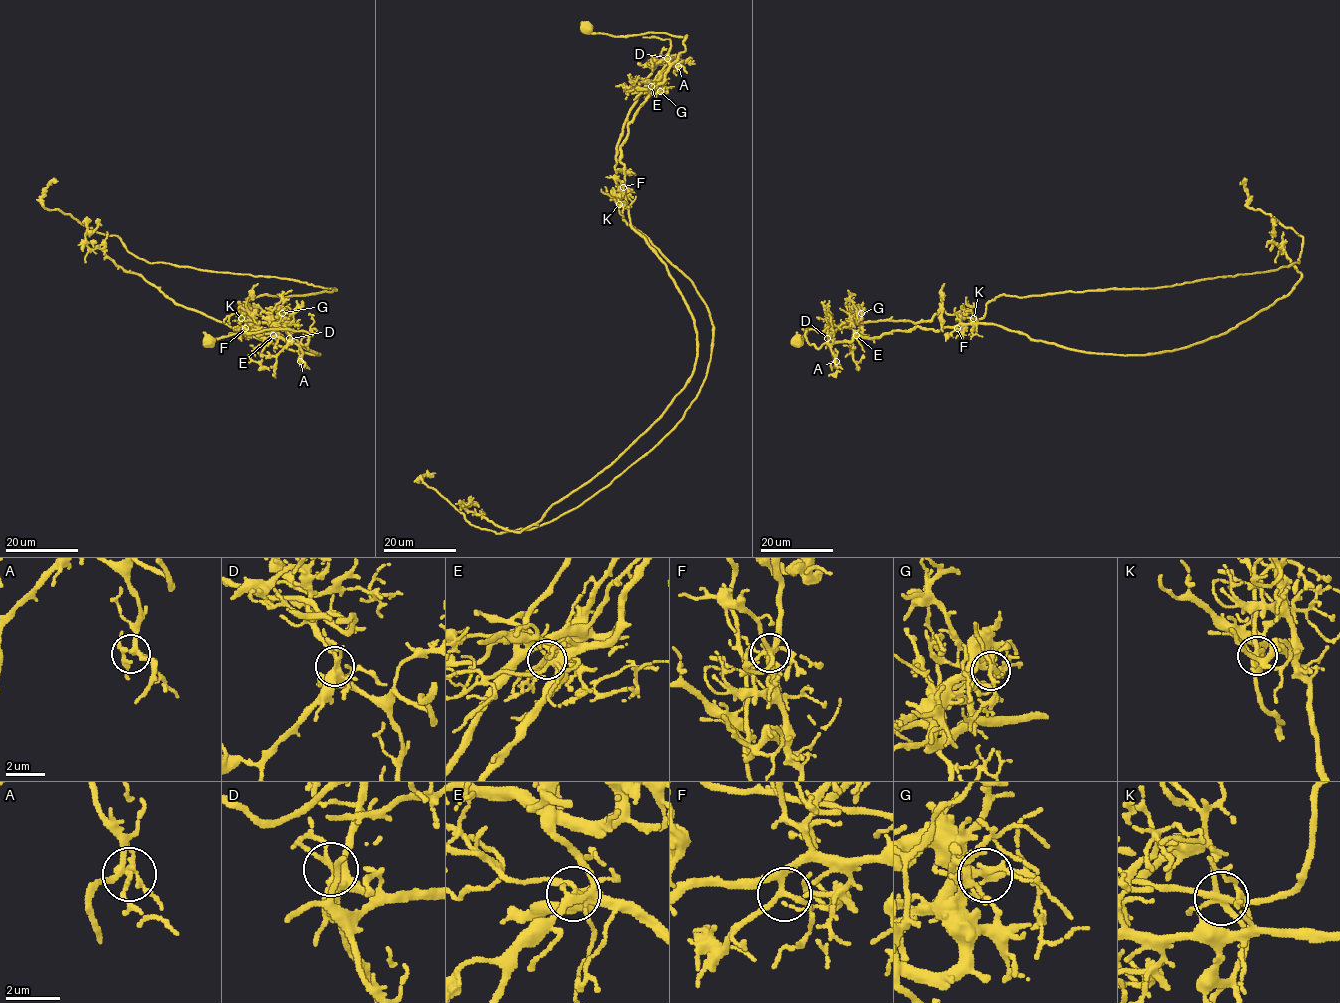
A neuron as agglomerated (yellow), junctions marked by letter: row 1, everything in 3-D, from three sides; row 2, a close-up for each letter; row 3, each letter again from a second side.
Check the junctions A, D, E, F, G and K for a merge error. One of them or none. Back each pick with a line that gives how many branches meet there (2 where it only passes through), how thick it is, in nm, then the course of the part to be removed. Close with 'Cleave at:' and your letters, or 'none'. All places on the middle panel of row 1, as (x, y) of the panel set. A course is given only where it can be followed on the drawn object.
K: Branches: 5. Thickness 240 nm. Course of the part to remove: (619, 204), (710, 314), (707, 375), (683, 417), (578, 506), (526, 529), (475, 527), (420, 480), (435, 473)
Cleave at: K

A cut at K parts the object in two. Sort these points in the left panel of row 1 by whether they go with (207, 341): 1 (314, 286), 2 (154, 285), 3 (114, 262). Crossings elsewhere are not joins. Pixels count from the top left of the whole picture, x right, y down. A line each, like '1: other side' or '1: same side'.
1: other side
2: same side
3: same side

